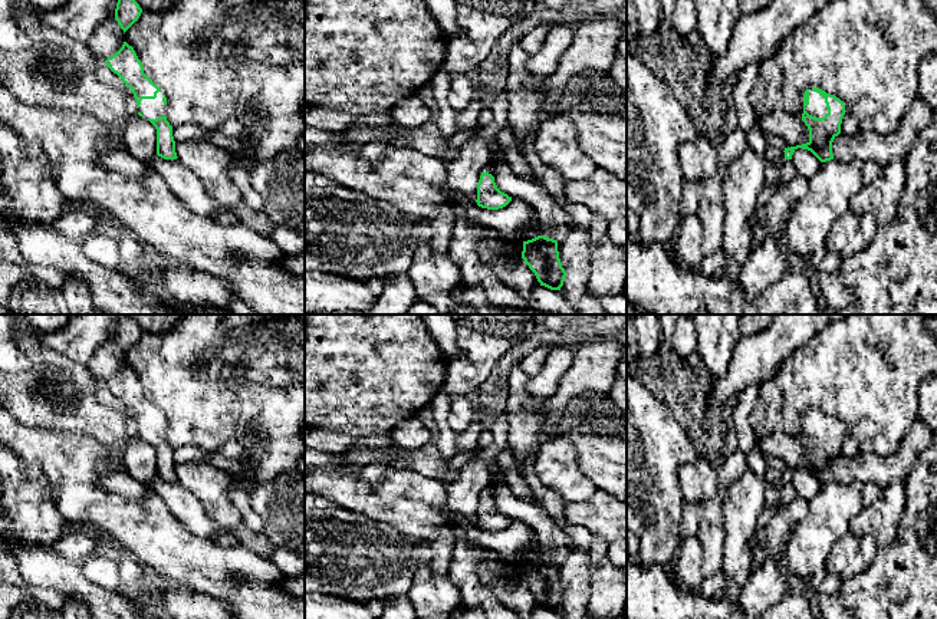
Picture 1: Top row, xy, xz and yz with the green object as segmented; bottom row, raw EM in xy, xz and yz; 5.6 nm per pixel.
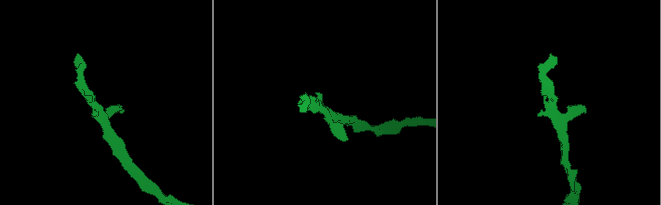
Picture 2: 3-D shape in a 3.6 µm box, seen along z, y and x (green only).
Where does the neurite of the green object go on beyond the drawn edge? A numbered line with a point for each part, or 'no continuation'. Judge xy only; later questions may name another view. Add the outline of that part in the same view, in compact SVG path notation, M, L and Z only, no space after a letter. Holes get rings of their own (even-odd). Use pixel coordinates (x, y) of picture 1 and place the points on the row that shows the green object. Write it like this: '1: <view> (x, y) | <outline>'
1: xy (150, 108) | M158 92L155 99L142 99L138 112L141 112L145 119L167 116L167 105L162 102L162 98L164 93Z

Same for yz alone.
1: yz (817, 106) | M809 88L809 105L805 106L805 111L815 118L823 118L828 113L825 99L812 88Z

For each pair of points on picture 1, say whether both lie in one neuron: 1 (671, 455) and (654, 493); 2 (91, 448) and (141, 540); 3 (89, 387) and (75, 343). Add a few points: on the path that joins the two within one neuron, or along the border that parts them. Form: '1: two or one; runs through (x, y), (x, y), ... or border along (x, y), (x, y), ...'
1: one; runs through (666, 464), (663, 474), (654, 484)
2: one; runs through (88, 471), (88, 487), (118, 517)
3: two; border along (52, 351), (86, 366)

